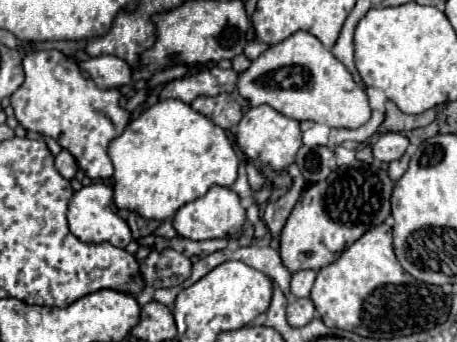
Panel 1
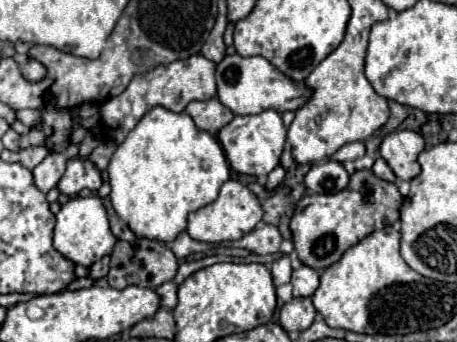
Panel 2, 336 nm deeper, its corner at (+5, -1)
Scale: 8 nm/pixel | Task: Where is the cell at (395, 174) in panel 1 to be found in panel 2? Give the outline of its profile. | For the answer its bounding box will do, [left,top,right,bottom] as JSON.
[372,157,396,181]

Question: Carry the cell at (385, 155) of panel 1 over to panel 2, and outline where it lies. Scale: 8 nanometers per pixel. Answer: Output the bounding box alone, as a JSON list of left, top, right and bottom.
[380,131,424,181]

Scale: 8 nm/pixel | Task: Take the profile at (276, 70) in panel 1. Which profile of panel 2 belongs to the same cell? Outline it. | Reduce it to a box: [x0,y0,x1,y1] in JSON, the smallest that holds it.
[216,55,310,115]

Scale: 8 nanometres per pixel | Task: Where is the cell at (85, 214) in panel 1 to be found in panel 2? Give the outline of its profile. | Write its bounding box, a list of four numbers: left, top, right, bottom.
[54,197,116,267]

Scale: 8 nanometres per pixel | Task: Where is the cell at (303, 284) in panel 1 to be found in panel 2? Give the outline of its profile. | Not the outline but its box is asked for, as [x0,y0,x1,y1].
[292,265,320,297]

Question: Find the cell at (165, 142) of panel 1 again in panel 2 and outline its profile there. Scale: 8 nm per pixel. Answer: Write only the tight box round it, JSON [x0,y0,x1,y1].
[106,107,230,243]

